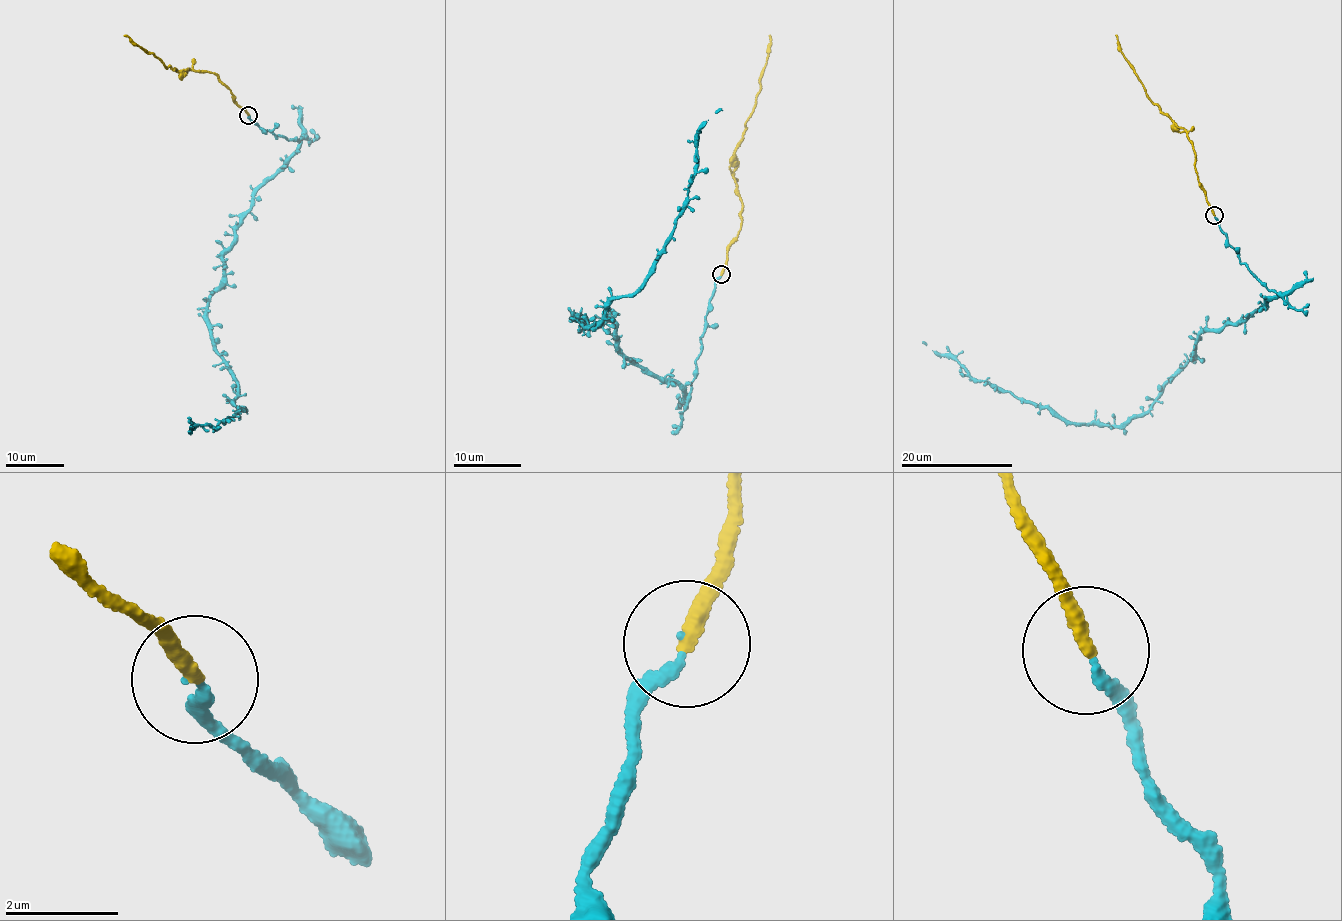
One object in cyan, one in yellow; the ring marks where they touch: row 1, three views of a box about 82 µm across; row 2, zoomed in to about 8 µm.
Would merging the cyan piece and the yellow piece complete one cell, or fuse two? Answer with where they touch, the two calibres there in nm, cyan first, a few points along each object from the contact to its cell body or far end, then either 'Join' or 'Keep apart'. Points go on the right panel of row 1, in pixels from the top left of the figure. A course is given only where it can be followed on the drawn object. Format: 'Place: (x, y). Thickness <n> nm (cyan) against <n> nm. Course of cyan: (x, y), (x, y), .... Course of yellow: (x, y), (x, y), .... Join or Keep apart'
Place: (1214, 215). Thickness 190 nm (cyan) against 260 nm. Course of cyan: (1213, 214), (1278, 294), (1201, 332), (1196, 358), (1118, 425), (1079, 426), (922, 343). Course of yellow: (1214, 215), (1198, 177), (1193, 147), (1186, 131), (1173, 126), (1154, 105), (1121, 52), (1115, 34). Join

